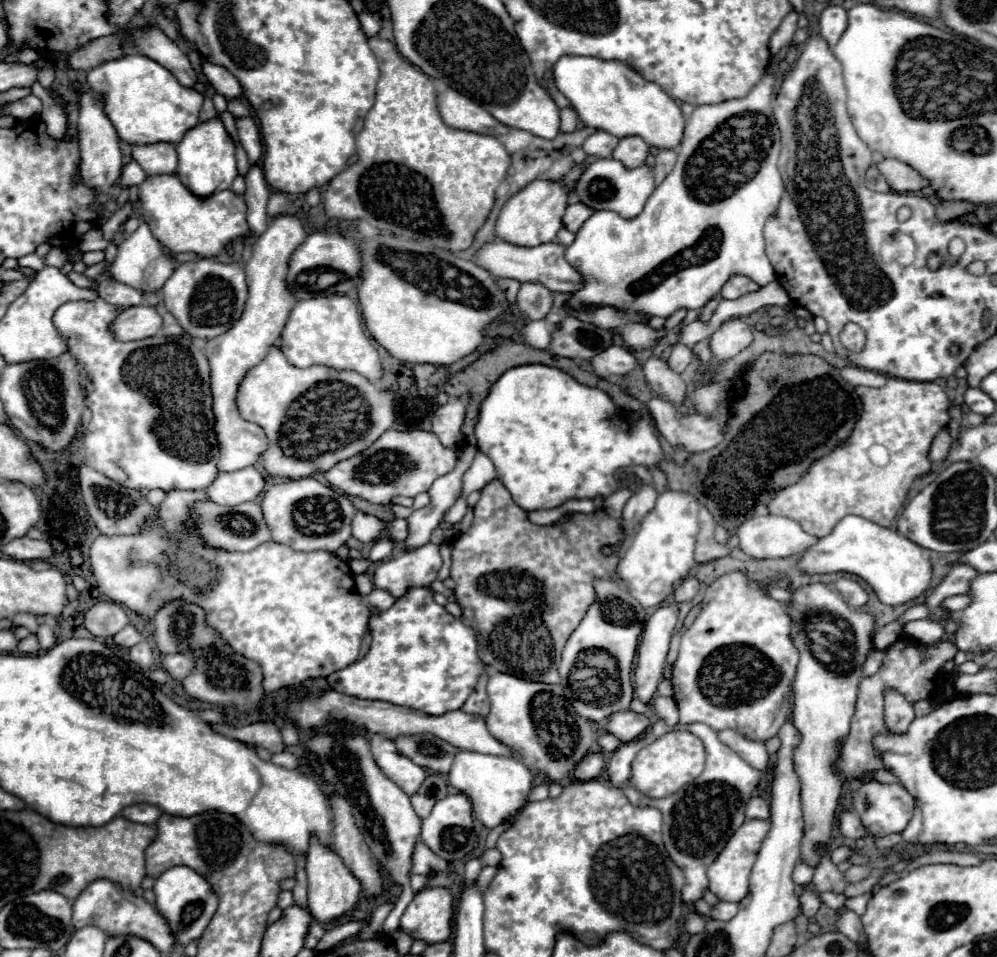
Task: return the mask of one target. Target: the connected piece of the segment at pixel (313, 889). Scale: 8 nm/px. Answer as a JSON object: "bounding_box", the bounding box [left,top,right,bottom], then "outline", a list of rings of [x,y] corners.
{"bounding_box":[306,836,360,924],"outline":[[[316,836],[310,840],[310,850],[306,856],[306,876],[308,876],[308,910],[320,924],[330,924],[350,912],[360,900],[360,882],[348,872],[340,856],[330,846],[322,846]]]}

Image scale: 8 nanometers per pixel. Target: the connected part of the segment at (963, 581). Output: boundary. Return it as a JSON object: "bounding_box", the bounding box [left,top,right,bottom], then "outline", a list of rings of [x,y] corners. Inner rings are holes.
{"bounding_box":[926,564,980,622],"outline":[[[956,564],[950,574],[944,578],[944,582],[940,586],[934,588],[934,592],[928,596],[926,600],[926,606],[930,608],[932,612],[932,620],[938,622],[940,618],[944,618],[944,612],[940,610],[940,604],[944,598],[948,596],[956,596],[956,594],[968,594],[970,590],[970,582],[978,576],[980,572],[974,570],[972,566],[968,564]]]}

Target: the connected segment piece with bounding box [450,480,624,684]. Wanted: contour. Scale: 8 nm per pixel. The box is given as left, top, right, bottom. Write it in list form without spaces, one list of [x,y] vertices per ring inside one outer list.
[[[494,480],[490,482],[486,488],[482,488],[482,498],[480,502],[474,506],[474,516],[476,516],[476,524],[472,526],[472,530],[468,534],[462,534],[462,536],[456,536],[452,540],[452,570],[450,570],[450,578],[456,582],[456,588],[454,588],[454,596],[456,596],[456,602],[460,604],[462,608],[462,614],[464,614],[464,620],[476,630],[478,634],[478,656],[496,672],[504,672],[504,674],[516,674],[518,678],[522,680],[530,680],[530,682],[546,682],[546,684],[560,684],[560,674],[558,674],[558,664],[560,664],[560,656],[562,656],[562,650],[564,650],[564,644],[566,640],[570,638],[570,634],[576,630],[576,626],[580,624],[580,620],[584,618],[588,606],[592,604],[592,600],[596,600],[596,594],[592,592],[592,580],[598,578],[598,576],[604,576],[604,578],[614,578],[618,580],[616,576],[612,576],[620,556],[604,556],[600,552],[600,548],[604,544],[616,544],[624,538],[624,534],[620,532],[620,522],[610,518],[604,510],[598,510],[594,514],[566,514],[558,524],[552,524],[552,526],[536,526],[528,520],[526,512],[514,504],[510,492],[504,488],[504,484],[500,480]]]

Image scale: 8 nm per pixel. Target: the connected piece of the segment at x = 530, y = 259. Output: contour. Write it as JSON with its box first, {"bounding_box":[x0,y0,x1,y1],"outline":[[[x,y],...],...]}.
{"bounding_box":[474,242,580,294],"outline":[[[490,242],[490,244],[484,244],[474,254],[474,262],[478,266],[486,268],[496,278],[512,278],[518,282],[540,282],[546,288],[550,288],[552,292],[568,294],[568,292],[572,292],[572,288],[576,288],[576,284],[580,284],[580,276],[576,276],[576,270],[566,262],[564,250],[566,250],[566,246],[556,244],[556,242],[540,244],[534,248],[516,246],[516,244],[508,244],[508,242]]]}

